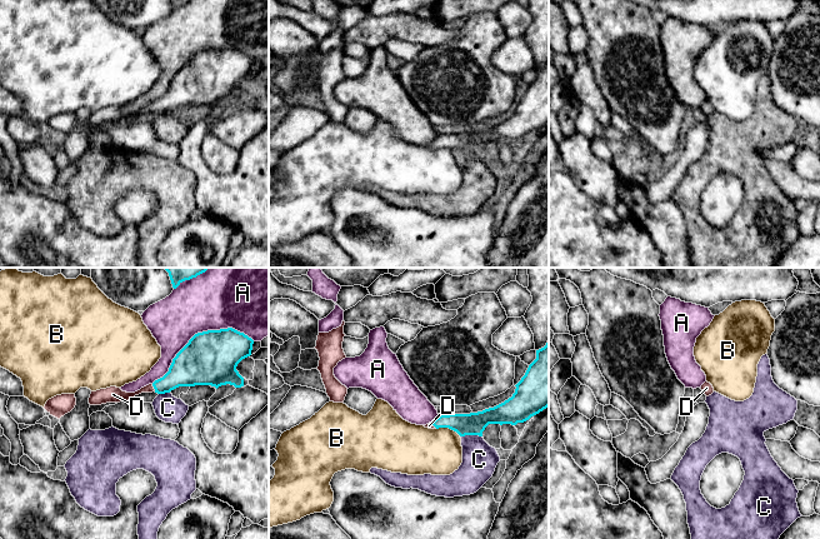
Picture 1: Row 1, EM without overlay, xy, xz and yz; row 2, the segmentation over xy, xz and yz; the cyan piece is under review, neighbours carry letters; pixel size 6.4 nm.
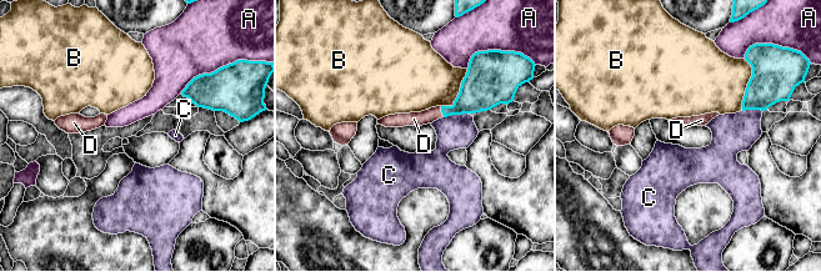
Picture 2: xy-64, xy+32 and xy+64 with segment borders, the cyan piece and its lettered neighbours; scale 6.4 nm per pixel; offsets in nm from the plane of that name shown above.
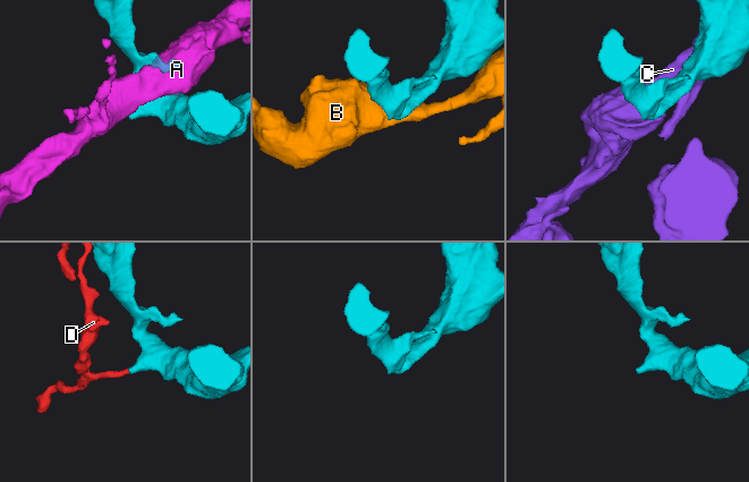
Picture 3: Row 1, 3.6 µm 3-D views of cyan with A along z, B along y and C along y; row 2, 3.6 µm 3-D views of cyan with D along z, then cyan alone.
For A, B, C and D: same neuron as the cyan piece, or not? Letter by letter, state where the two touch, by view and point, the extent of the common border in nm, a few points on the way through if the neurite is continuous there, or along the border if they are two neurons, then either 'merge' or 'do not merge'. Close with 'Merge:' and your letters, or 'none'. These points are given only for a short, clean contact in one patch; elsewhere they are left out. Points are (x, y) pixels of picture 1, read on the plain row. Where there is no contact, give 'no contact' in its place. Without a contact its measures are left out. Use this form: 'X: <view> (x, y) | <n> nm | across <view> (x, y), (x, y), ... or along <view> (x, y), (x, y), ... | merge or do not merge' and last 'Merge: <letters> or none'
A: xy (198, 53) | 700 nm | do not merge
B: xz (448, 146) | 180 nm | do not merge
C: xz (470, 154) | 140 nm | do not merge
D: xy (154, 108) | 50 nm | across xy (188, 89), (168, 103), (154, 108), (116, 115) | merge
Merge: D

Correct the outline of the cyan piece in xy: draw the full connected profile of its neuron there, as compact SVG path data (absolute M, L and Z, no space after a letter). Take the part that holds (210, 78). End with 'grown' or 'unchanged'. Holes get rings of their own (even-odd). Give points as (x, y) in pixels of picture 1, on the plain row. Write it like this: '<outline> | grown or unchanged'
M232 48L195 54L176 74L169 91L135 113L110 106L91 111L90 125L128 121L141 113L165 114L179 106L221 105L244 106L238 84L251 75L254 60Z | grown

